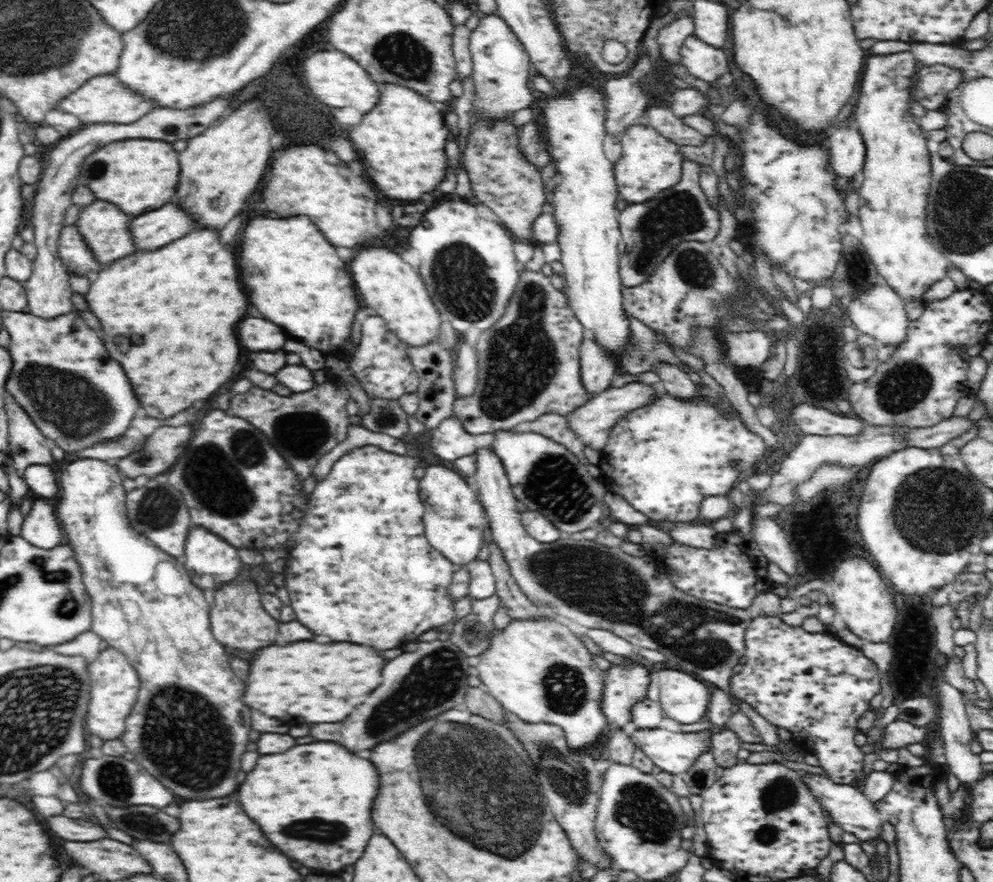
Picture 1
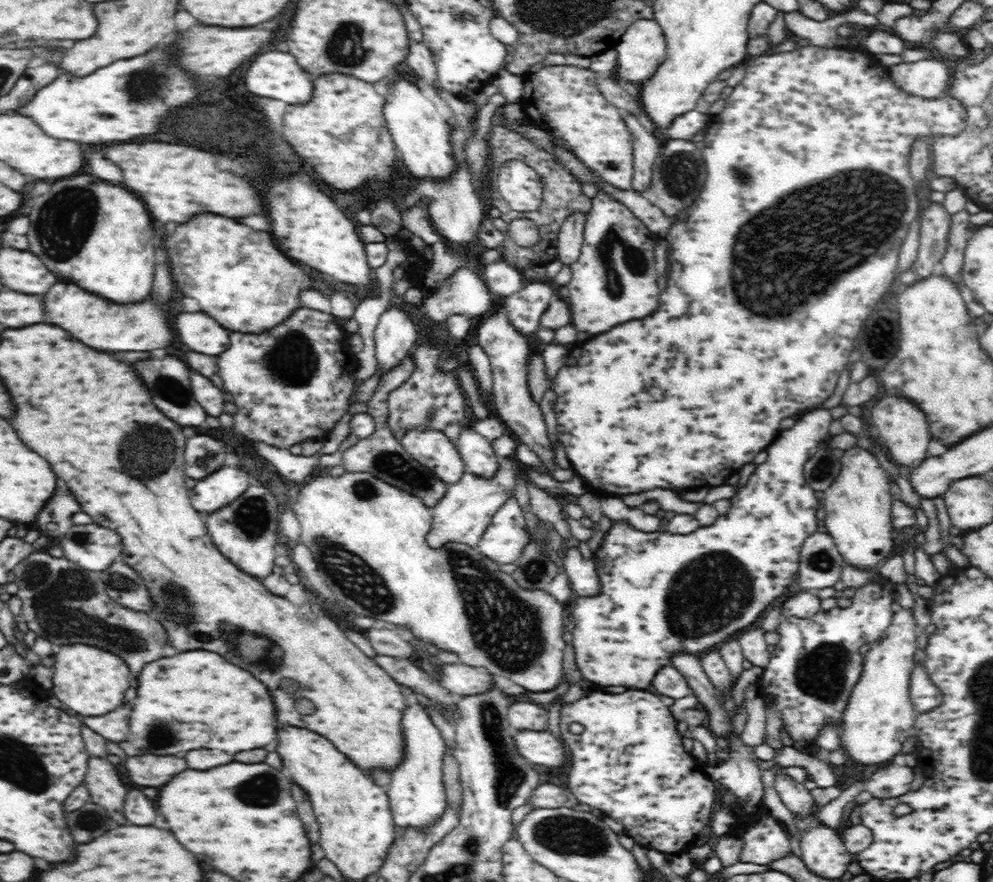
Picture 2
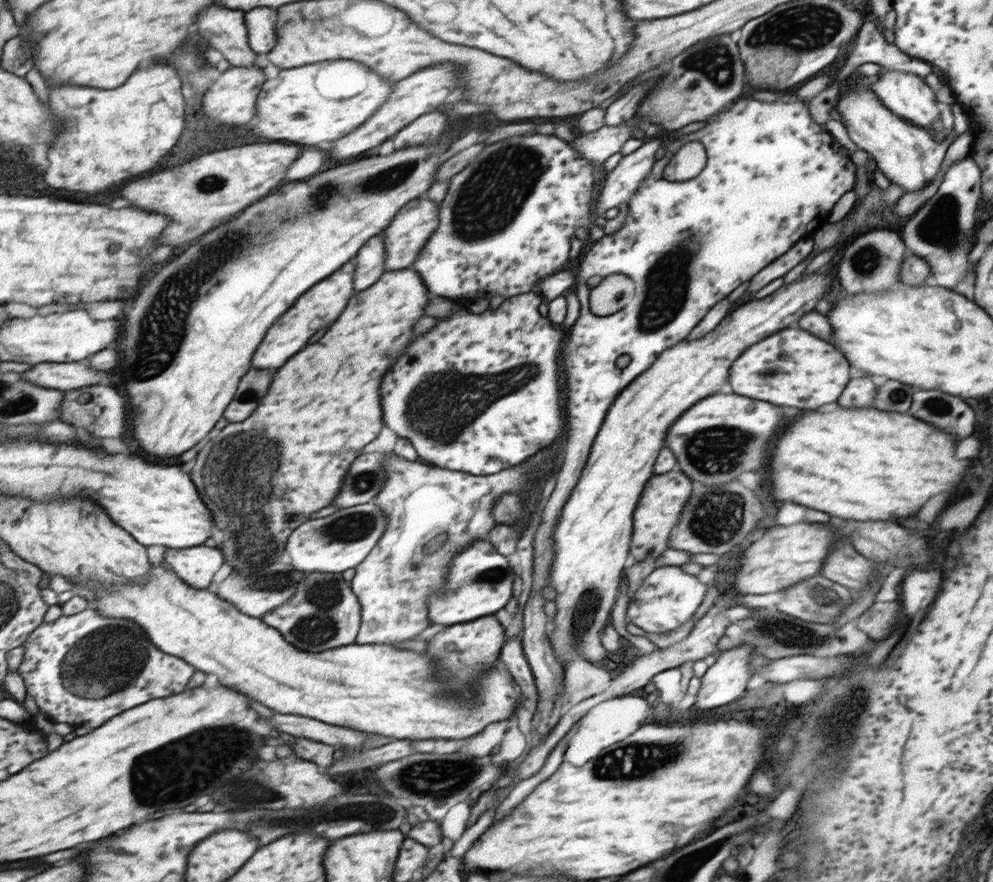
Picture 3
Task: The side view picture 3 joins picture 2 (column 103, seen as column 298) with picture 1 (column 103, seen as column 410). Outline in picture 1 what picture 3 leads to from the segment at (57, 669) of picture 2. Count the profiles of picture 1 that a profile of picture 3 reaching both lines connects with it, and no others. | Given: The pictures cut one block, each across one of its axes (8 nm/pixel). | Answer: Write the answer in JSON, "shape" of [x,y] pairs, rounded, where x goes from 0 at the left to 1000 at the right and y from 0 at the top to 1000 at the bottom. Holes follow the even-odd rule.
{"shape":[[[109,734],[105,739],[101,739],[97,751],[89,755],[91,769],[93,769],[93,782],[91,782],[87,825],[89,830],[101,834],[103,839],[121,838],[121,832],[125,832],[125,816],[133,807],[133,800],[137,798],[142,769],[125,744],[124,739],[115,734]]]}

